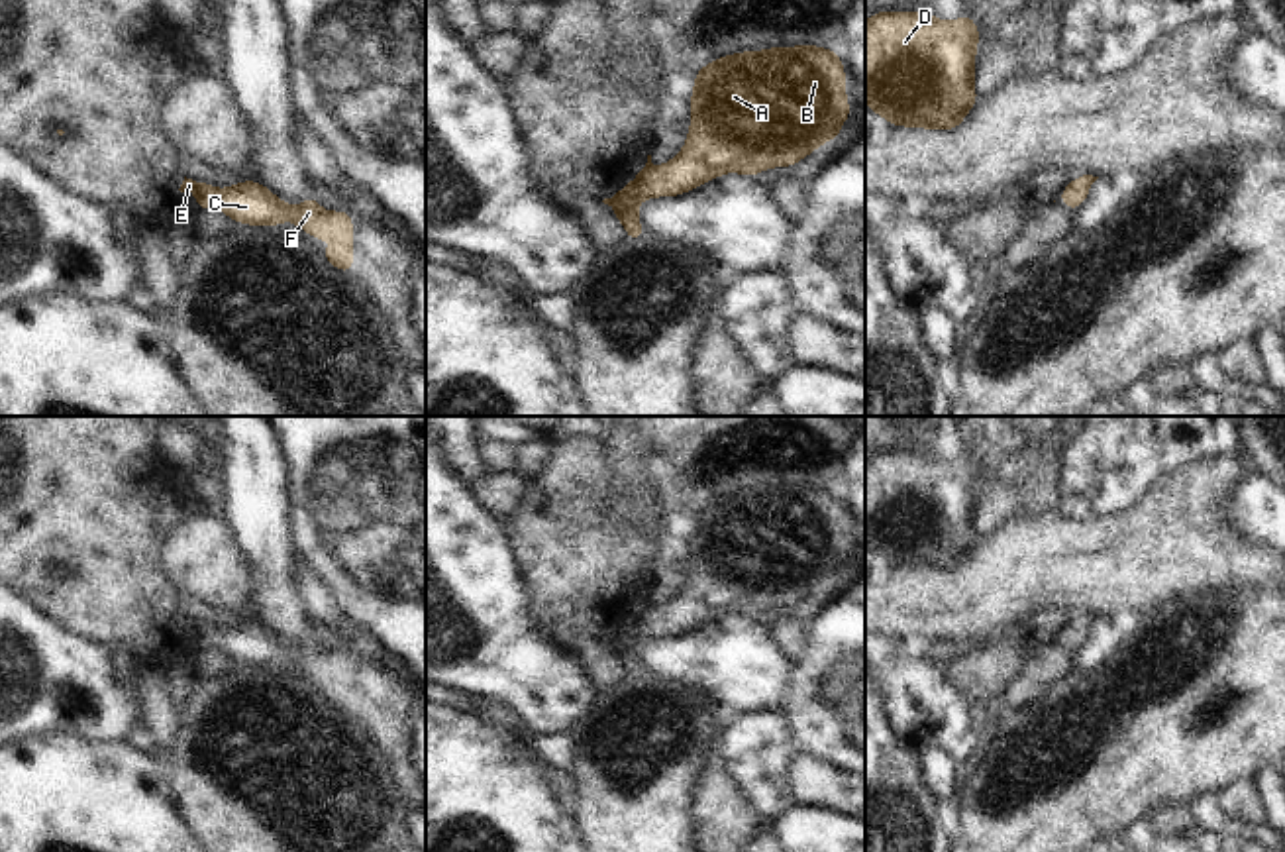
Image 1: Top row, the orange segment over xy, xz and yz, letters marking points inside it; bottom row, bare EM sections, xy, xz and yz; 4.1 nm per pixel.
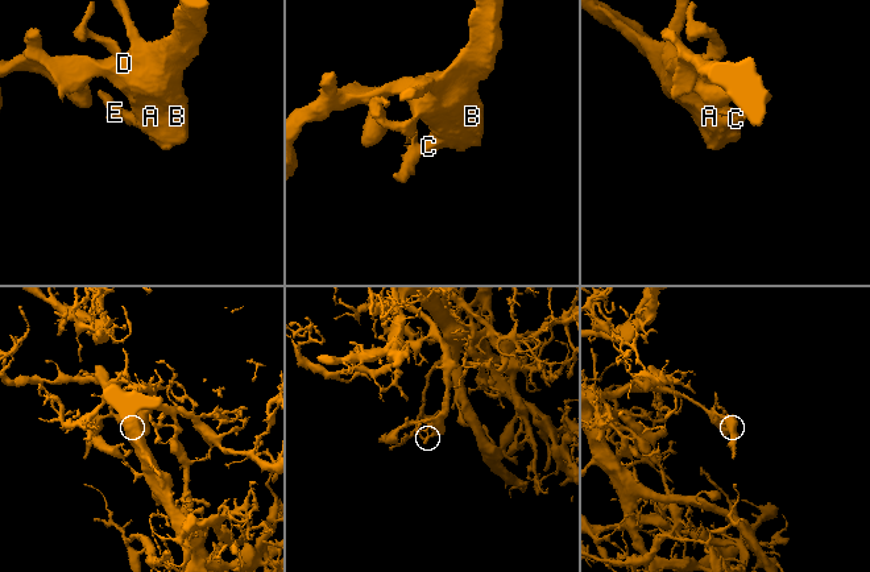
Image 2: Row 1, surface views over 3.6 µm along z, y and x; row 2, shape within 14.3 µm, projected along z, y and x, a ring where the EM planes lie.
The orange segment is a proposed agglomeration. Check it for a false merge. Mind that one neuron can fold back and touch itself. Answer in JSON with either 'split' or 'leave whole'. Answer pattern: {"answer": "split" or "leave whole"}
{"answer": "leave whole"}

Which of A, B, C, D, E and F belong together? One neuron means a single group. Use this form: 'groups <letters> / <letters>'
groups A B C D E F

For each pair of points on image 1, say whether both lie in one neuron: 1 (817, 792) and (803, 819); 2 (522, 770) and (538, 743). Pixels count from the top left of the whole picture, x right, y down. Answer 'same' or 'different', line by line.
1: different
2: different

